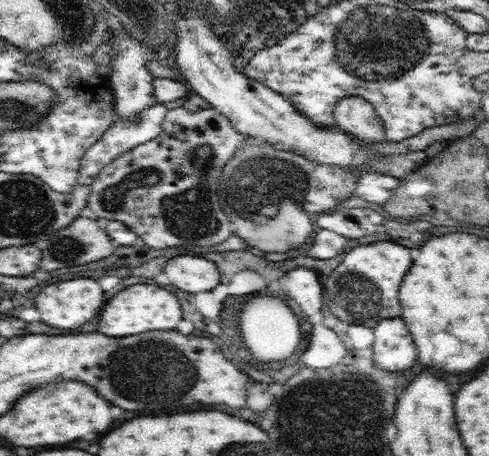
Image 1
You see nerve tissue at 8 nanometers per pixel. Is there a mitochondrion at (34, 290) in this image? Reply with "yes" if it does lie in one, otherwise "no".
no

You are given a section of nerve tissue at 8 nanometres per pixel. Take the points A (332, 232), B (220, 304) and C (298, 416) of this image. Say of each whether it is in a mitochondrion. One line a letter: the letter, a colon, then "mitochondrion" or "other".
A: other
B: other
C: mitochondrion

